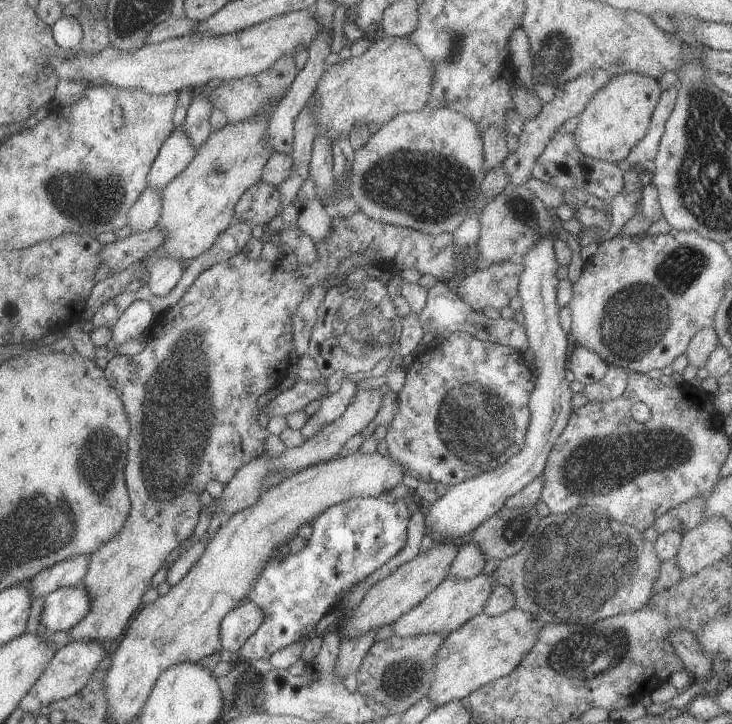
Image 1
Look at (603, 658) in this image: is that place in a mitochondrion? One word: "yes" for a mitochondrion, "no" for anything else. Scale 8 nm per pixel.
yes

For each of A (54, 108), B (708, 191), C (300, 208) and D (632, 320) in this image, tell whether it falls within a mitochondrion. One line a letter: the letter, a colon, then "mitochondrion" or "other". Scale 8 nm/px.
A: other
B: mitochondrion
C: other
D: mitochondrion

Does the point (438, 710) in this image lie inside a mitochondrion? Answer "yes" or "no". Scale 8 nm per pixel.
no

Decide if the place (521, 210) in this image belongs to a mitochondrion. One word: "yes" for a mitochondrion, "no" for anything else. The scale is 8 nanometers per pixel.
yes

